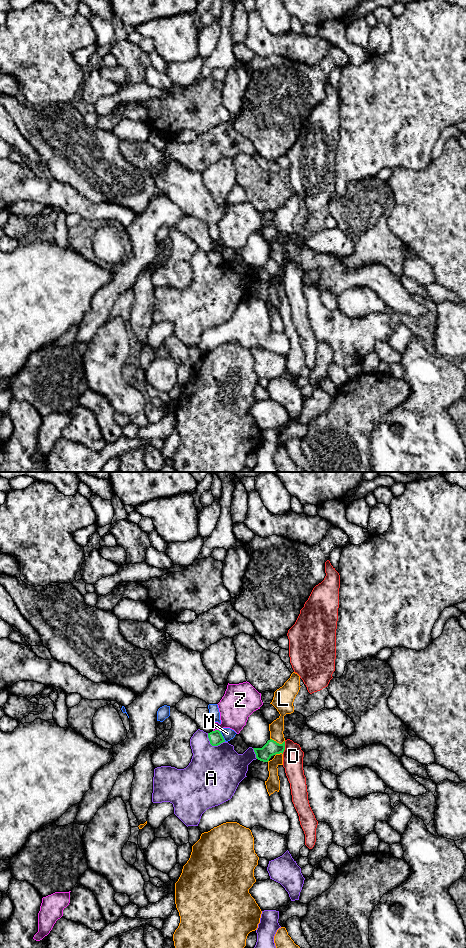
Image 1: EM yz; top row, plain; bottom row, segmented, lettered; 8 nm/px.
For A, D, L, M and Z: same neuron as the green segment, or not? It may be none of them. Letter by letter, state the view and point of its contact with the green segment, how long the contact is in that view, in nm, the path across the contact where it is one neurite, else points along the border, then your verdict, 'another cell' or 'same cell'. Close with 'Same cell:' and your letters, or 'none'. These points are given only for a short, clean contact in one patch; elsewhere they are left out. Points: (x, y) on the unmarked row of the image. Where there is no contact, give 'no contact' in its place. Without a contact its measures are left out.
A: contact yz (212, 265); length 160 nm; another cell
D: contact yz (284, 267); length 110 nm; another cell
L: contact yz (276, 262); length 120 nm; border yz (270, 258), (279, 263), (284, 261); another cell
M: contact yz (222, 256); length 100 nm; border yz (219, 251), (225, 261); another cell
Z: contact yz (216, 250); length 60 nm; border yz (219, 250), (213, 251); another cell
Same cell: none

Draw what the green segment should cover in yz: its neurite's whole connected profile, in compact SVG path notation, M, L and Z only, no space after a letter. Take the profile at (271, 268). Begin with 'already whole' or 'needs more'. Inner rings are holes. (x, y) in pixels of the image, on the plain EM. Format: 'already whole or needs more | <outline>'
already whole | M270 259L262 268L253 268L256 278L263 282L268 282L269 279L276 274L280 274L285 270L285 261L282 264Z

